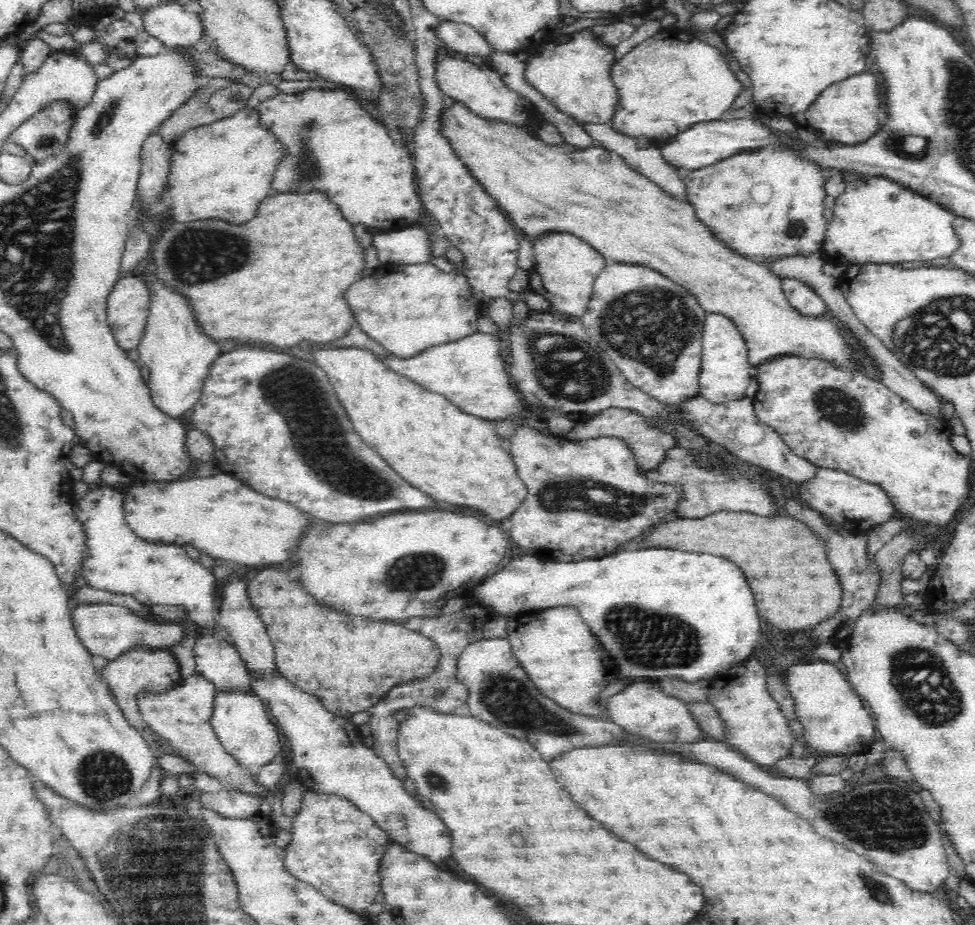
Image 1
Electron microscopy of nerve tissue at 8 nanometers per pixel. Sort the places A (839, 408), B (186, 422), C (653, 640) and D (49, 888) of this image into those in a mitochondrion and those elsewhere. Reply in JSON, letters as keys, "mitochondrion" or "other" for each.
{"A":"mitochondrion","B":"other","C":"mitochondrion","D":"other"}

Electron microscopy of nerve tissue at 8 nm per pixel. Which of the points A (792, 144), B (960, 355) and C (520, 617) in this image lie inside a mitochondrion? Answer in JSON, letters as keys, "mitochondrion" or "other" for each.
{"A":"other","B":"mitochondrion","C":"other"}

